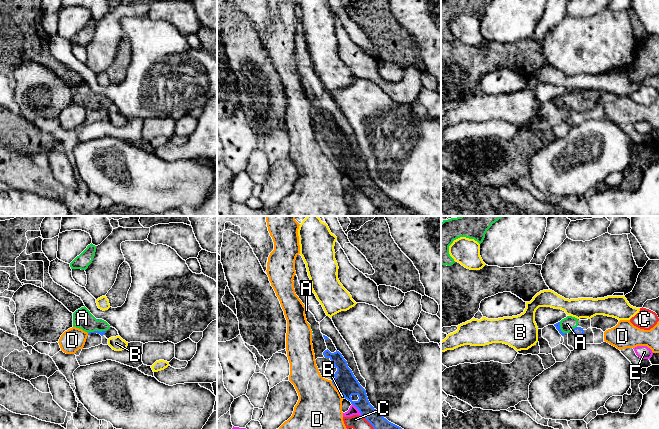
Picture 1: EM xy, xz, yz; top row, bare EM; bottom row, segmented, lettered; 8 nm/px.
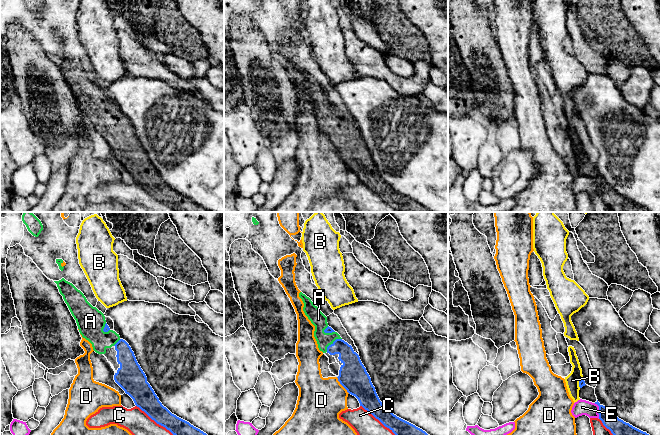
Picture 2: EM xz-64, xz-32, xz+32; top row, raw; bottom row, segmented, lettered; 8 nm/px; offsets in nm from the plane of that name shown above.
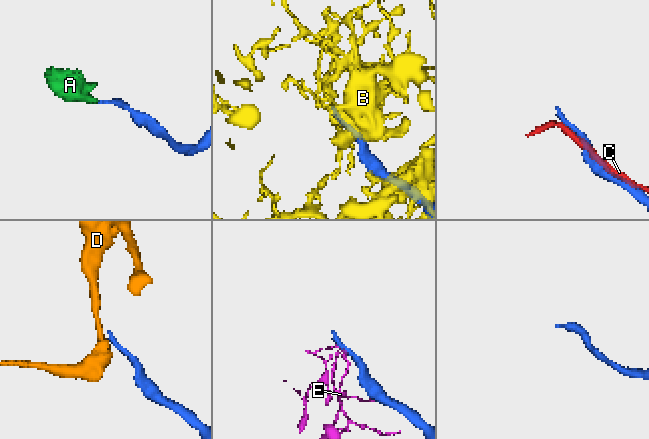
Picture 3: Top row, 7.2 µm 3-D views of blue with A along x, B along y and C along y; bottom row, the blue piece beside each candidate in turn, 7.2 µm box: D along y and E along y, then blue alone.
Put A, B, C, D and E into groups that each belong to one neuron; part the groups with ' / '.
A / B / C / D / E

